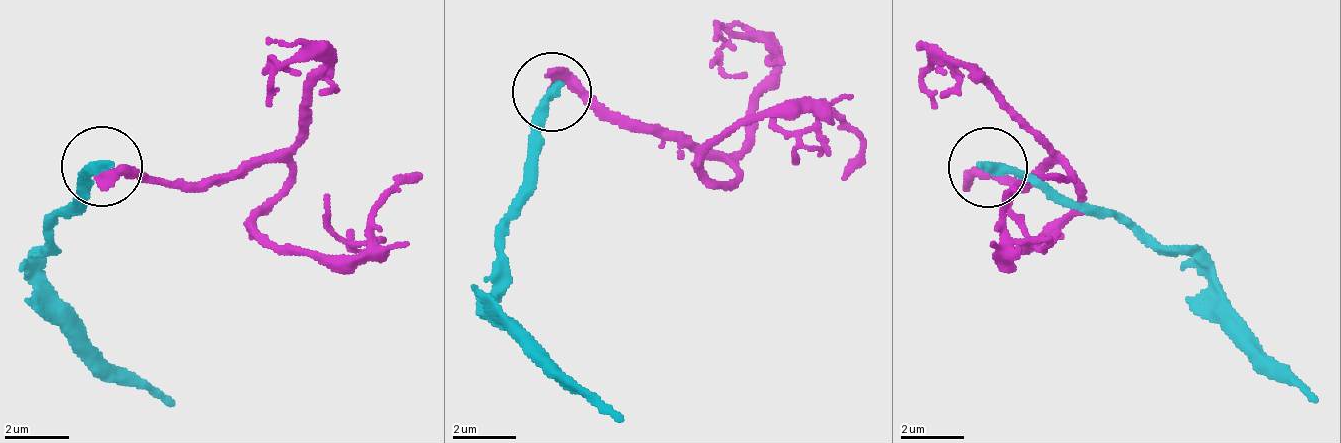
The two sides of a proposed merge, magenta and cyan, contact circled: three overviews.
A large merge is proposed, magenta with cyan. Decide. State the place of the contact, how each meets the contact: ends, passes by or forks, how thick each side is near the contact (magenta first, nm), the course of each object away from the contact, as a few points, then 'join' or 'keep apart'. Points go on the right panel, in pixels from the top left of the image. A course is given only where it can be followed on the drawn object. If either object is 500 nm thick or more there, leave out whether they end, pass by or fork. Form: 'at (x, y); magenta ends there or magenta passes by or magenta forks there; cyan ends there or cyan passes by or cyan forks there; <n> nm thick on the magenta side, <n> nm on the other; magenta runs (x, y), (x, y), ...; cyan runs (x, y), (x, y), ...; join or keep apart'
at (988, 167); magenta ends there; cyan ends there; 360 nm thick on the magenta side, 360 nm on the other; magenta runs (986, 169), (1017, 185), (1041, 161), (1065, 169), (1081, 201), (1010, 256), (1002, 209), (1041, 177), (1073, 177); cyan runs (986, 169), (1120, 217), (1216, 272), (1216, 304), (1318, 399); keep apart

